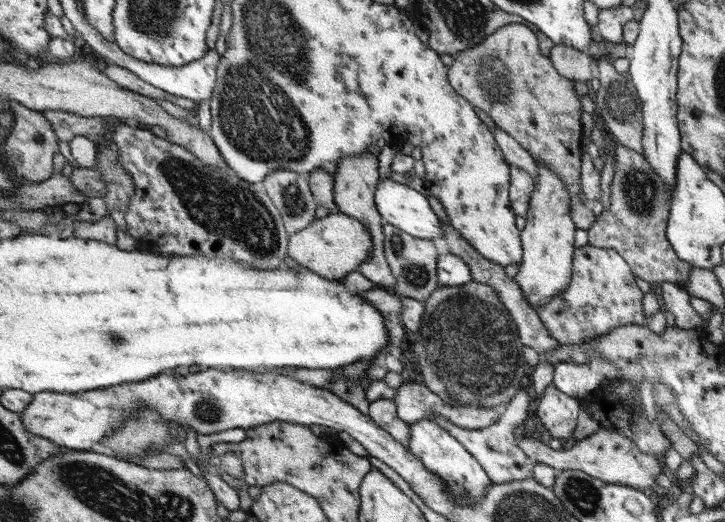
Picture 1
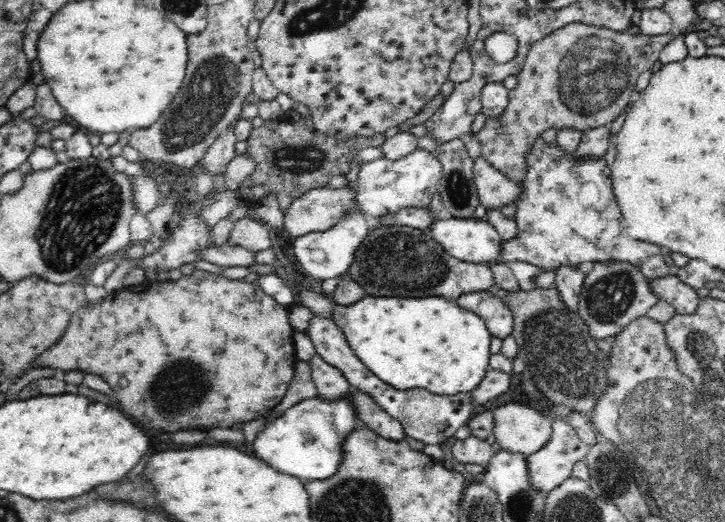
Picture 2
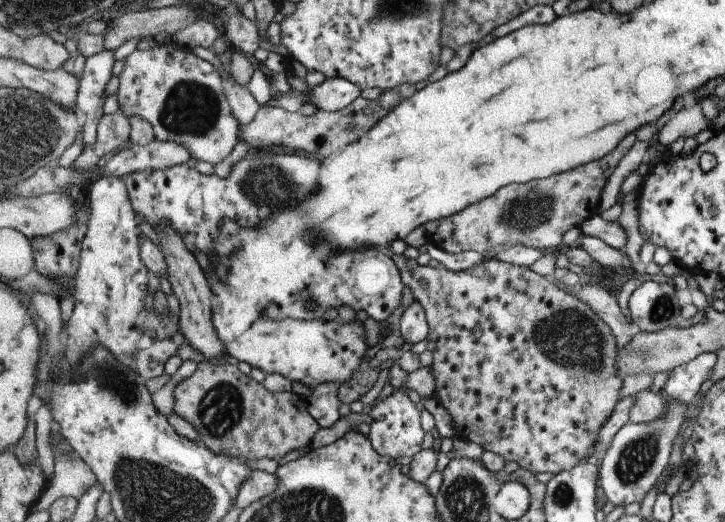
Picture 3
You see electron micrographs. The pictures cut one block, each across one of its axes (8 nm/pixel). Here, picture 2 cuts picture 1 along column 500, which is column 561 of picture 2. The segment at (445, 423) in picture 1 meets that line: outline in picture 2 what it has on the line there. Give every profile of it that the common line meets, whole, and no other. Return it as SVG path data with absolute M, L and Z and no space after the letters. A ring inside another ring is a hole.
M558 416L546 444L528 456L534 484L544 490L558 488L566 478L572 478L574 464L584 460L588 448L590 446L578 438L572 426Z

